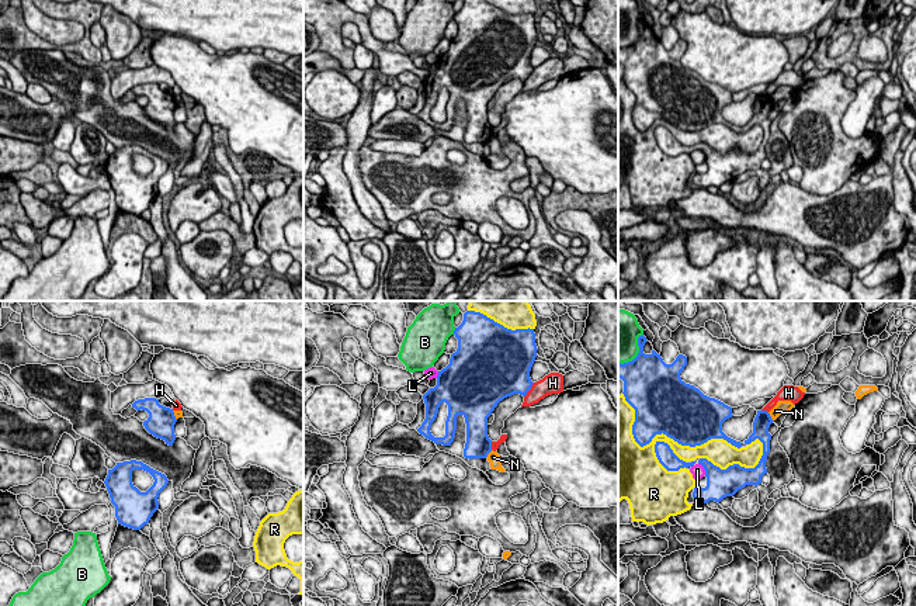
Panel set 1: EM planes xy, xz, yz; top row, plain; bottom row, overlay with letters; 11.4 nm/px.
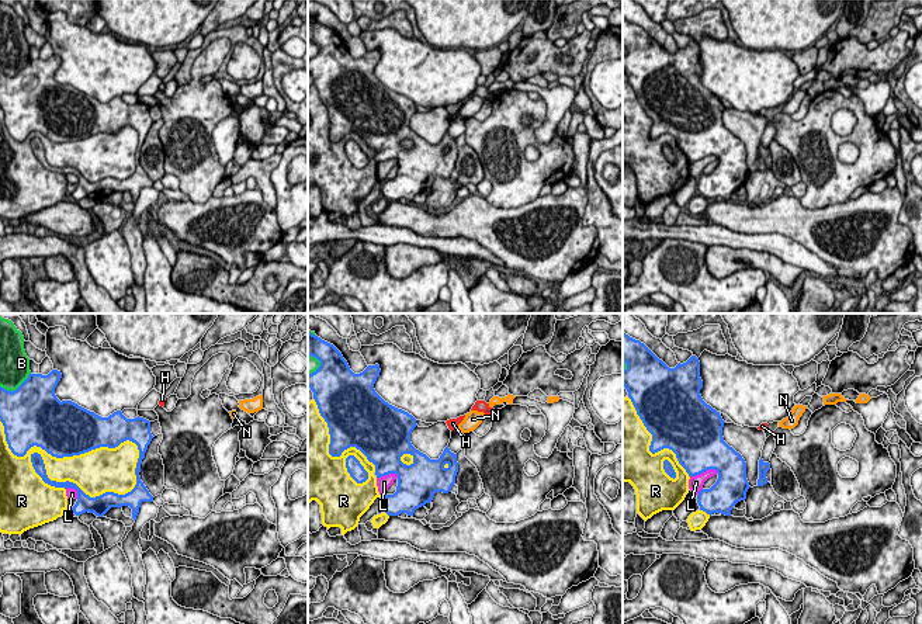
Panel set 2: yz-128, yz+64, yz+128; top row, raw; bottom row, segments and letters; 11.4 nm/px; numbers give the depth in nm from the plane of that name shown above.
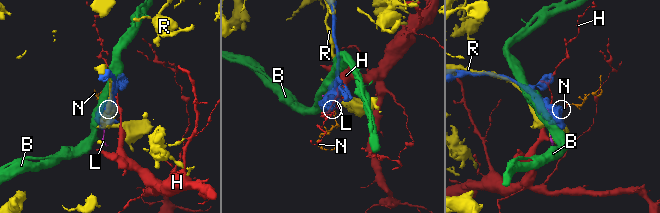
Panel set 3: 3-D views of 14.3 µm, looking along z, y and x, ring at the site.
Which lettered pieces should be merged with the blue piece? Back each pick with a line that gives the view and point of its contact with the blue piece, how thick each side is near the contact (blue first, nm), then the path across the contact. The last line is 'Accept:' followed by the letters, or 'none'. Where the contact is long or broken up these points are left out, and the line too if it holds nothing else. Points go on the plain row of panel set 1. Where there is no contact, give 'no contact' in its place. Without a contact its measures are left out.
Accept: none

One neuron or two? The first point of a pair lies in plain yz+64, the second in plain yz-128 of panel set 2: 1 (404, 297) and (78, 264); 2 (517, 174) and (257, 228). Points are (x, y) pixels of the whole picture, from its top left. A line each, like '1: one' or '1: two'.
1: two
2: two

